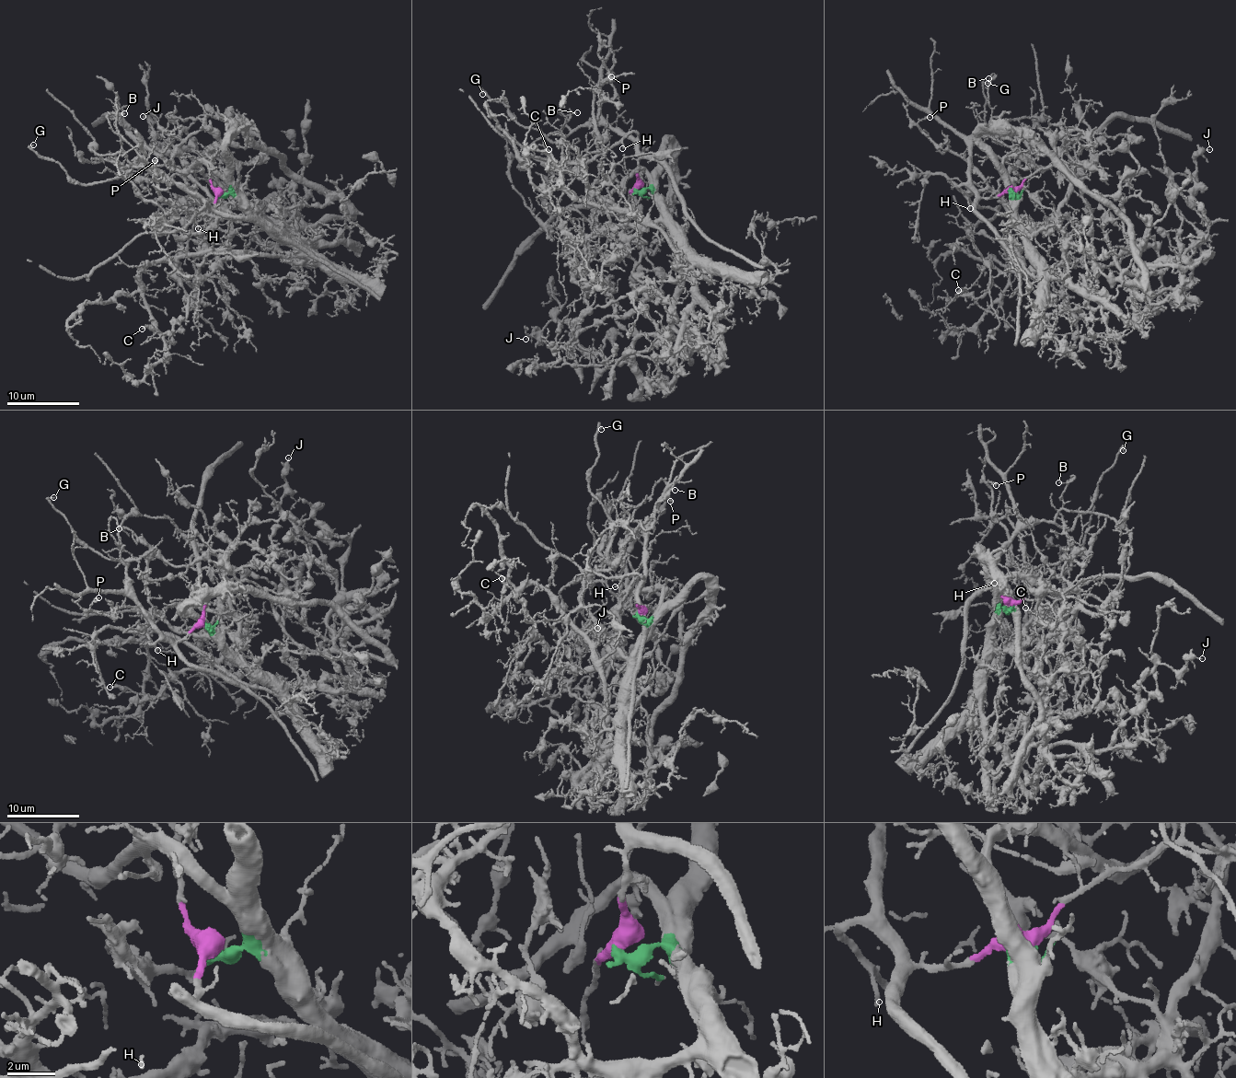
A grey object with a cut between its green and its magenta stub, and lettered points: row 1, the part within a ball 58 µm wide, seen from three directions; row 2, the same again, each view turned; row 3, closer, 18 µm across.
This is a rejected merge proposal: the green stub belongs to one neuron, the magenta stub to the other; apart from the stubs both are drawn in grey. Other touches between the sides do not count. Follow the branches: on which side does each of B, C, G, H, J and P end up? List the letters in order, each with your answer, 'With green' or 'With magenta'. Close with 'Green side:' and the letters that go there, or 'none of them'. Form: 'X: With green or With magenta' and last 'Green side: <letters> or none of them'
B: With magenta
C: With green
G: With magenta
H: With magenta
J: With green
P: With green
Green side: C, J, P

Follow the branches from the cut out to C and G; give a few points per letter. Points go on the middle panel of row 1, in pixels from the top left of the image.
C: (636, 191), (651, 189), (687, 268), (657, 228), (629, 213), (562, 191), (540, 195), (560, 184), (548, 149)
G: (636, 189), (631, 140), (590, 124), (553, 141), (517, 124), (507, 107), (483, 94)

